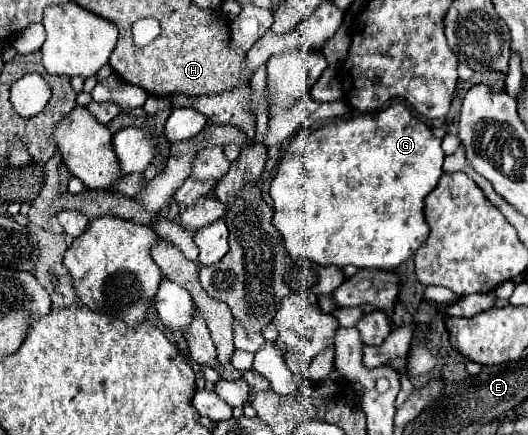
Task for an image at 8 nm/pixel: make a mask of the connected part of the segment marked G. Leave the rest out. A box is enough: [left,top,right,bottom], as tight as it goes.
[270,102,444,270]

